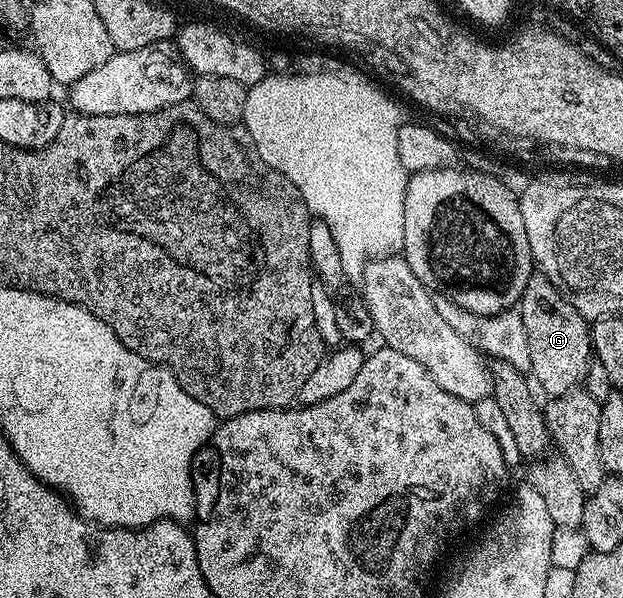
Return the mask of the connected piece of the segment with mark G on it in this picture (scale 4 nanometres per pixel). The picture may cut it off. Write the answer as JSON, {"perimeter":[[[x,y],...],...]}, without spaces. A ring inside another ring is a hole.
{"perimeter":[[[532,274],[519,302],[519,312],[525,326],[530,359],[530,374],[534,382],[551,397],[564,395],[578,388],[585,379],[593,357],[590,324],[544,275]]]}

